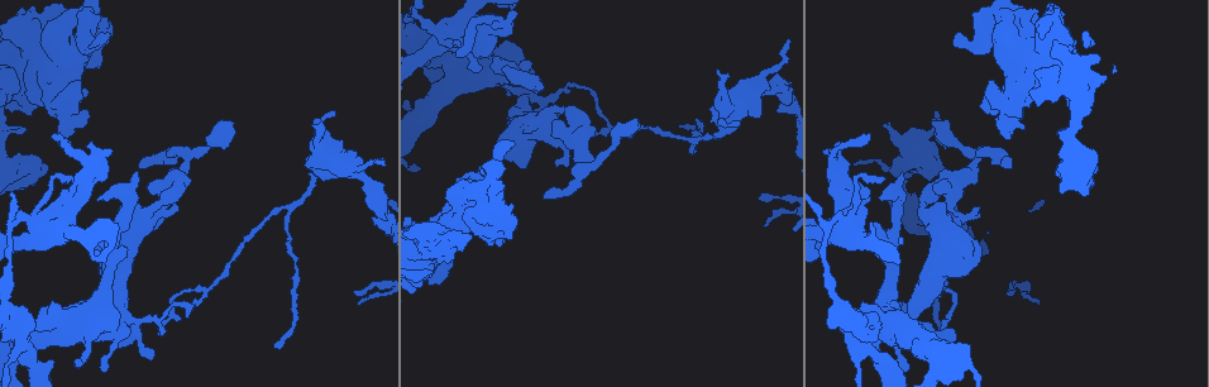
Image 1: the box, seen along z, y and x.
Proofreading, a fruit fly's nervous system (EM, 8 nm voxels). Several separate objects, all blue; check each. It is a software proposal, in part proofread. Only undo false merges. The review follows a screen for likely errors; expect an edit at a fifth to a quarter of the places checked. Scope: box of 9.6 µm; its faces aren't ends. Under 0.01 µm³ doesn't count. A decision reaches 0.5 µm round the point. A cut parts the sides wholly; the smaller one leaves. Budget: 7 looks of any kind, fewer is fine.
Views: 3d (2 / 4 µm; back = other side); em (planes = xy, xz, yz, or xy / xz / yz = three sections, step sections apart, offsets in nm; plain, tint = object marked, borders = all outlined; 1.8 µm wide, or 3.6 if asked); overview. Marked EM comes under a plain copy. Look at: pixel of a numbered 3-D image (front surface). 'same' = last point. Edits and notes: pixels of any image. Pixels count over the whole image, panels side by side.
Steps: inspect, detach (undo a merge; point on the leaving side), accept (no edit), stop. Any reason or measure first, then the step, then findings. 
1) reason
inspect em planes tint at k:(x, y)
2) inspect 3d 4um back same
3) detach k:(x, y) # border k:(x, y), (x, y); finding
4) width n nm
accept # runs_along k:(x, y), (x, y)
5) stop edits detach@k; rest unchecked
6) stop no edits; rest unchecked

abrupt turn
inspect 3d 4um at 1:(610, 129)

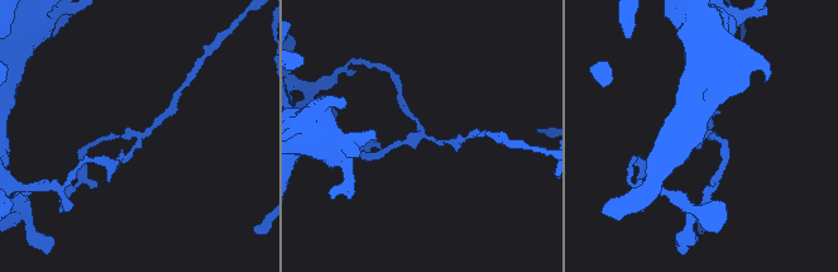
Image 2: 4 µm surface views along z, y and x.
arms 3
inspect em xz step 4 tint at 2:(138, 138)

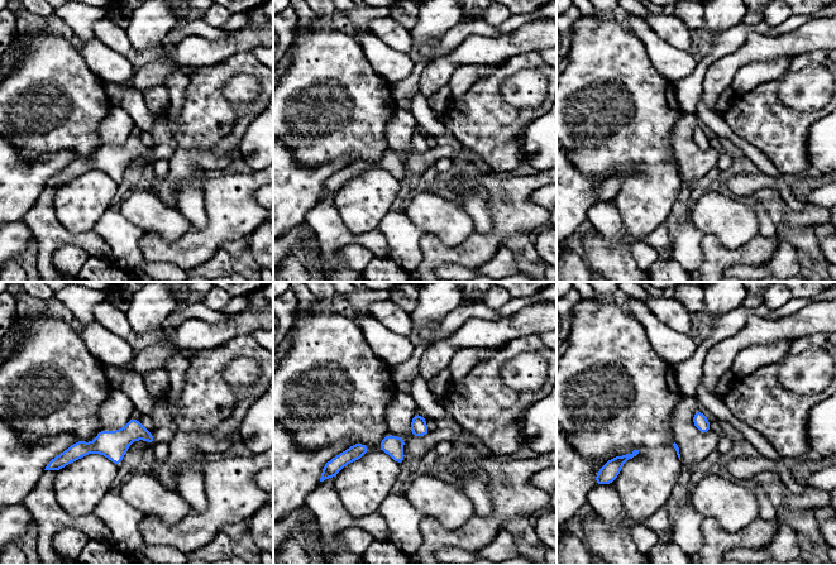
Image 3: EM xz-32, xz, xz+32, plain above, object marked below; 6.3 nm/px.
accept # runs_along 3:(148, 434), (81, 448), (66, 460); all the same neuron

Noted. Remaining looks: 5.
thin arm on a thick one
inspect 3d 4um back at 1:(39, 228)

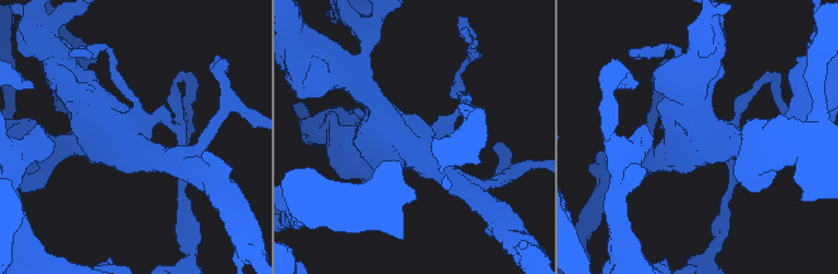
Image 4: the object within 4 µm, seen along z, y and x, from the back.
inspect em 3.6um planes tint at 4:(126, 131)

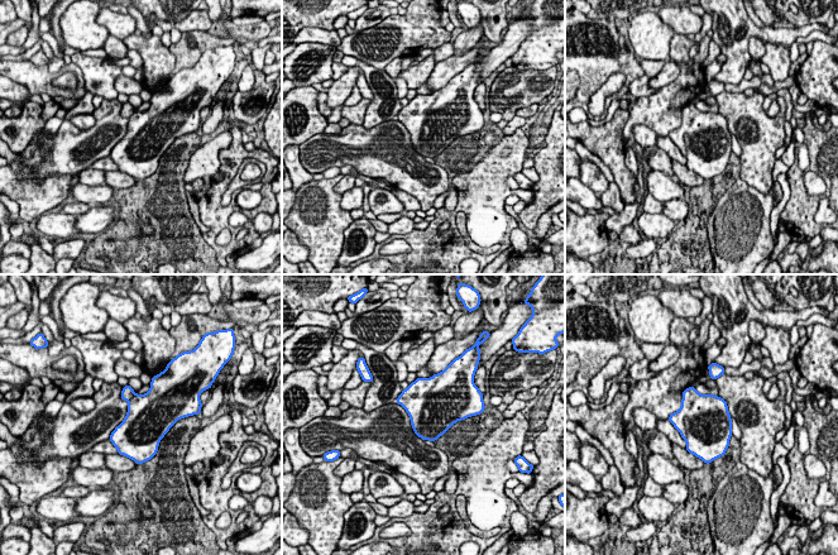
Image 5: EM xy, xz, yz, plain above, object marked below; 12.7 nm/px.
width 600 nm
detach 5:(128, 392) # border 5:(134, 395), (128, 401); two neurons meet here

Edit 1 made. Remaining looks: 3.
inspect overview

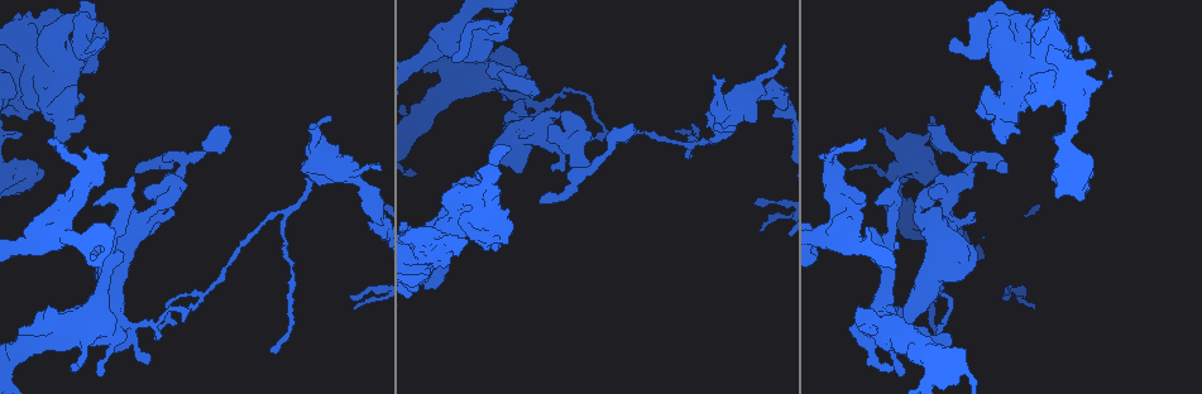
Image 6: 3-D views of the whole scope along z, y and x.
sudden change in width
inspect em planes borders at 6:(1043, 45)

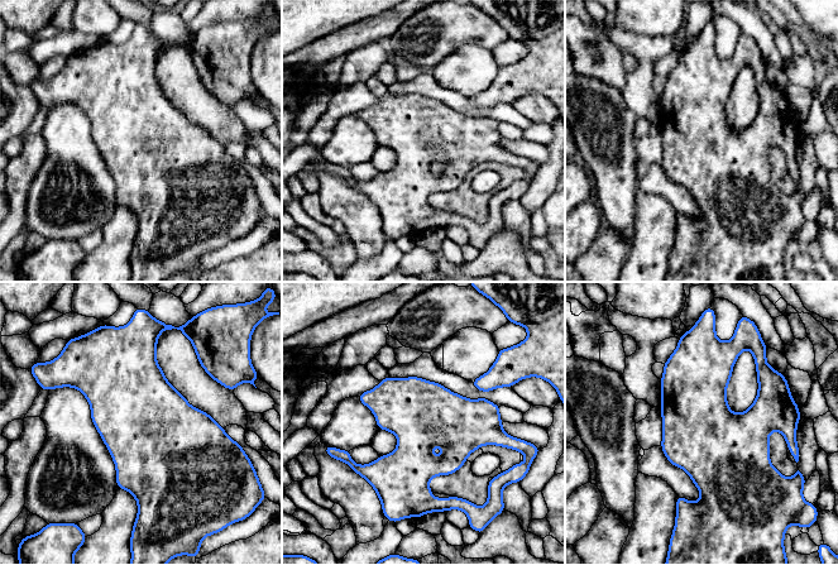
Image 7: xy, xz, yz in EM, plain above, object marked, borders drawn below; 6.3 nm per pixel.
accept # all the same neuron

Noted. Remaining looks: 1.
stop edits detach@5; rest unchecked

